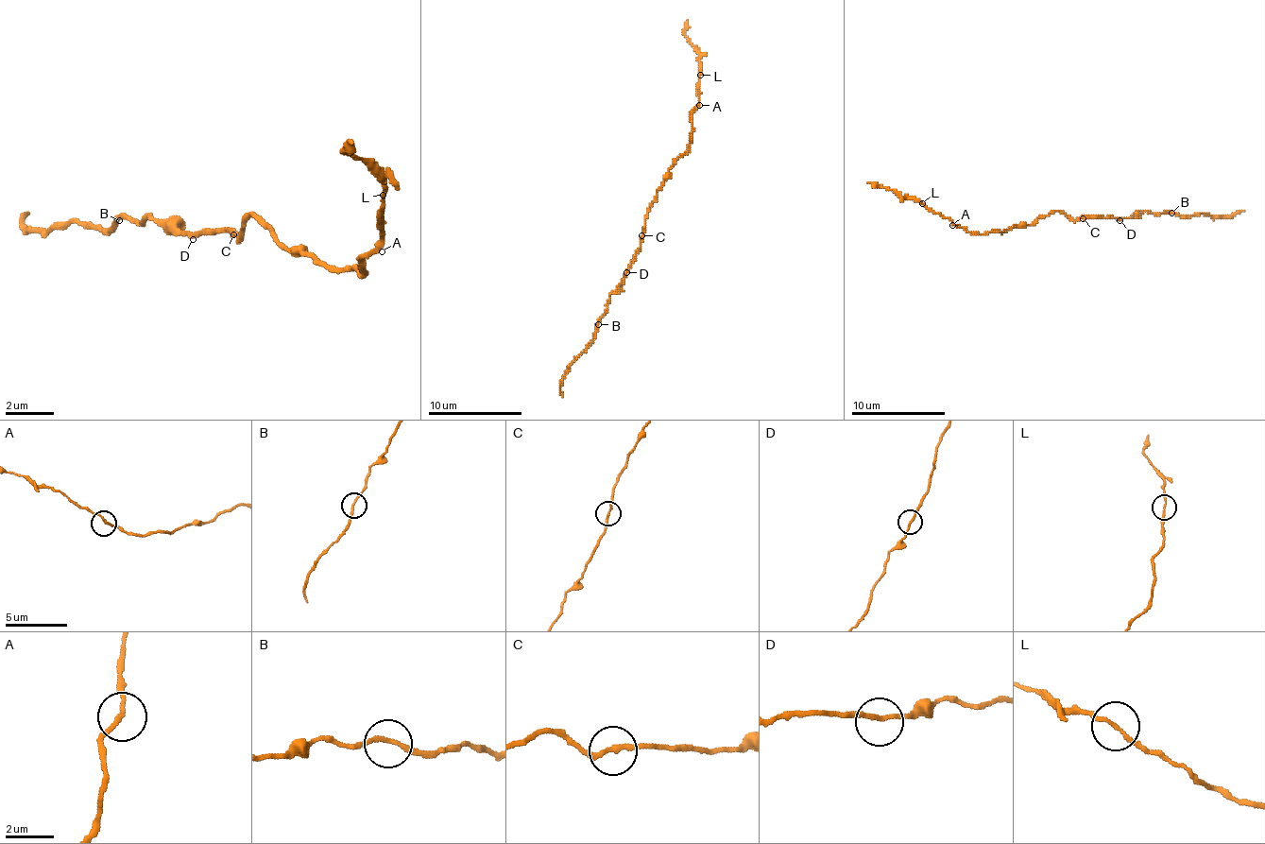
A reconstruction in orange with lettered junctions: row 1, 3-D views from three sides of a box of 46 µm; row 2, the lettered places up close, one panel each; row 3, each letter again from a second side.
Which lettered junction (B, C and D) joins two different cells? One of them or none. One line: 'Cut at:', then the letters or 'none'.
Cut at: none

